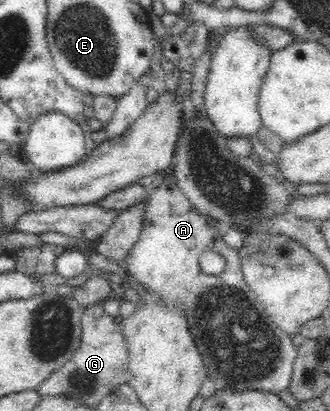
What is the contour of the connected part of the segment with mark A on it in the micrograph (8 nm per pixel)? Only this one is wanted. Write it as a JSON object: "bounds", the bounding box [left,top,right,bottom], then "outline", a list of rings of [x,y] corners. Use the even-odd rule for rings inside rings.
{"bounds":[124,170,297,395],"outline":[[[168,170],[161,172],[161,176],[162,183],[149,191],[147,214],[140,239],[124,258],[128,272],[144,285],[151,302],[164,308],[171,308],[185,322],[196,345],[196,351],[204,362],[206,376],[217,389],[234,392],[251,390],[274,395],[285,393],[289,387],[297,352],[291,336],[278,328],[268,311],[256,299],[254,292],[247,286],[240,250],[226,245],[222,238],[224,230],[194,208],[178,186],[176,173]],[[207,249],[220,252],[226,260],[226,268],[220,276],[208,276],[200,270],[198,256]]]}

